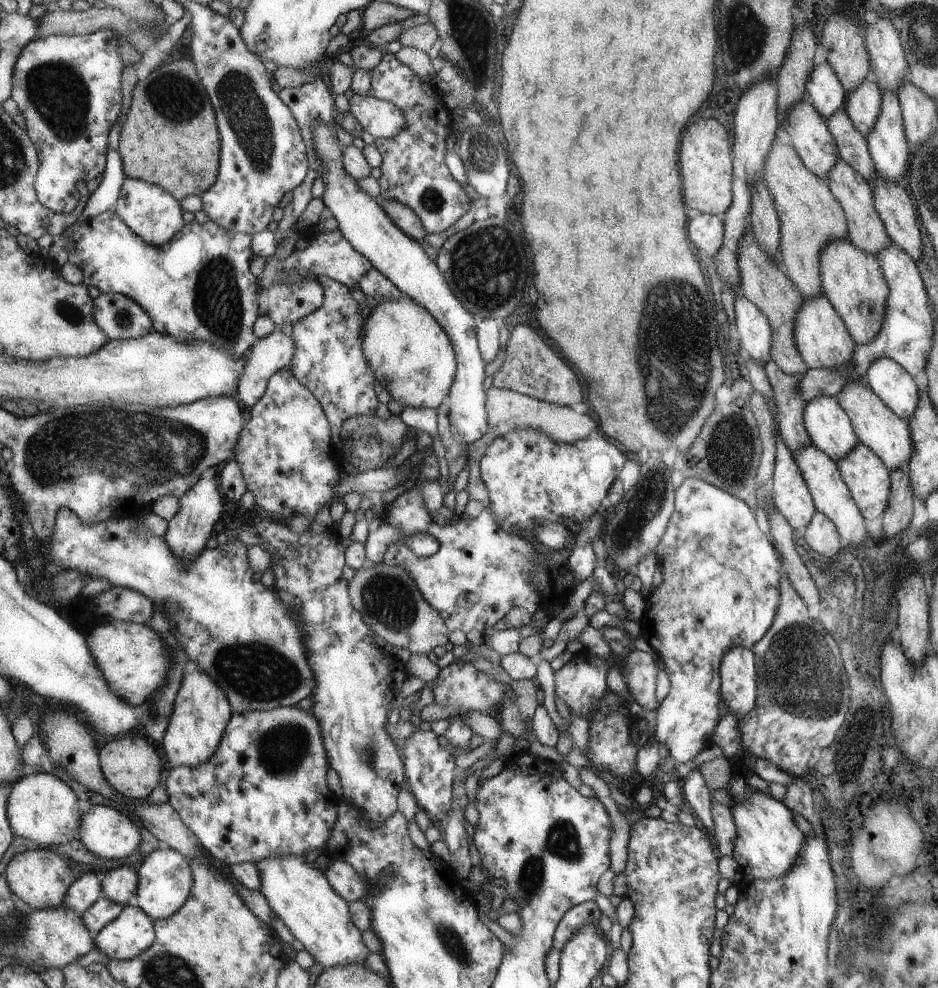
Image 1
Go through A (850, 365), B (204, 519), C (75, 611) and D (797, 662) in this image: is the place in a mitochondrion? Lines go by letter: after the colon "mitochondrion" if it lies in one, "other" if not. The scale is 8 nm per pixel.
A: other
B: other
C: other
D: mitochondrion

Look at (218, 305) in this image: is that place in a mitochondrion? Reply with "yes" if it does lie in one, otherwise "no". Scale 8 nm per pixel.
yes

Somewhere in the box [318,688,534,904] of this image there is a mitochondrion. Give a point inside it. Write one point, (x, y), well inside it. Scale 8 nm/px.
(366, 755)

